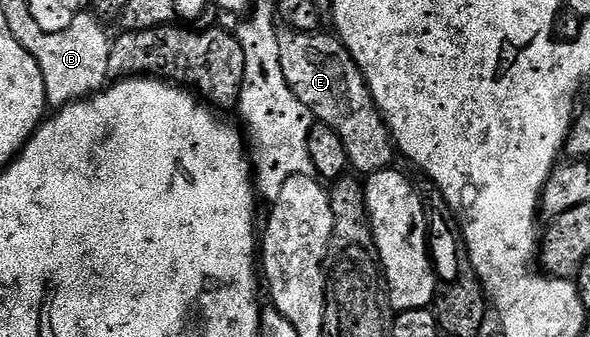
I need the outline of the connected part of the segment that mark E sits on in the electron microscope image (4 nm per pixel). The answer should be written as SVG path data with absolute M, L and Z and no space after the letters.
M283 27L278 33L280 46L280 64L283 67L284 78L287 79L287 86L292 89L296 98L308 106L319 125L332 129L339 136L343 143L346 156L349 160L349 167L355 168L361 174L371 172L383 172L395 162L396 149L394 139L390 137L390 128L386 125L374 99L370 97L370 87L366 85L362 71L356 66L352 54L342 45L337 35L322 36L312 32L296 32L292 28Z

